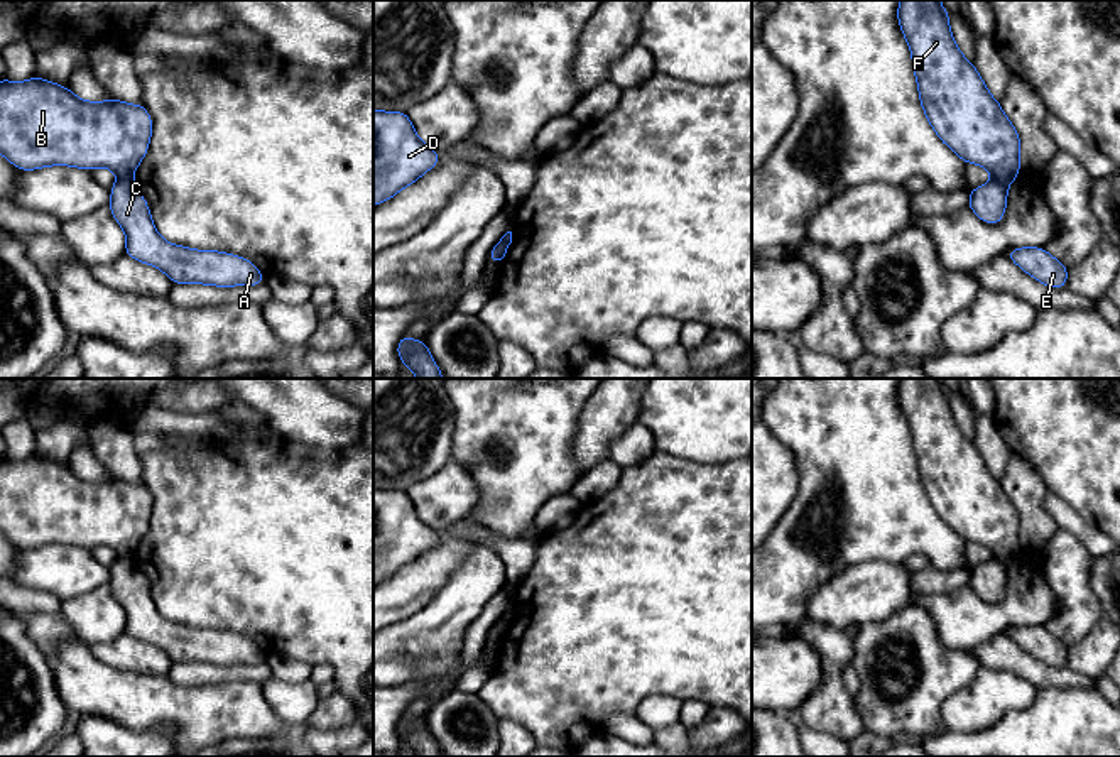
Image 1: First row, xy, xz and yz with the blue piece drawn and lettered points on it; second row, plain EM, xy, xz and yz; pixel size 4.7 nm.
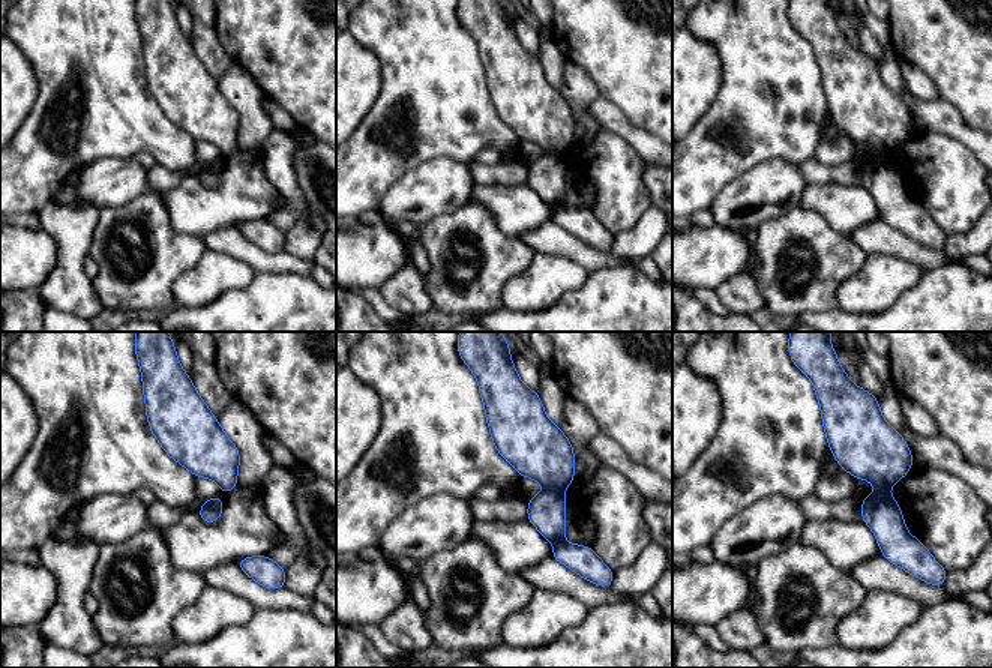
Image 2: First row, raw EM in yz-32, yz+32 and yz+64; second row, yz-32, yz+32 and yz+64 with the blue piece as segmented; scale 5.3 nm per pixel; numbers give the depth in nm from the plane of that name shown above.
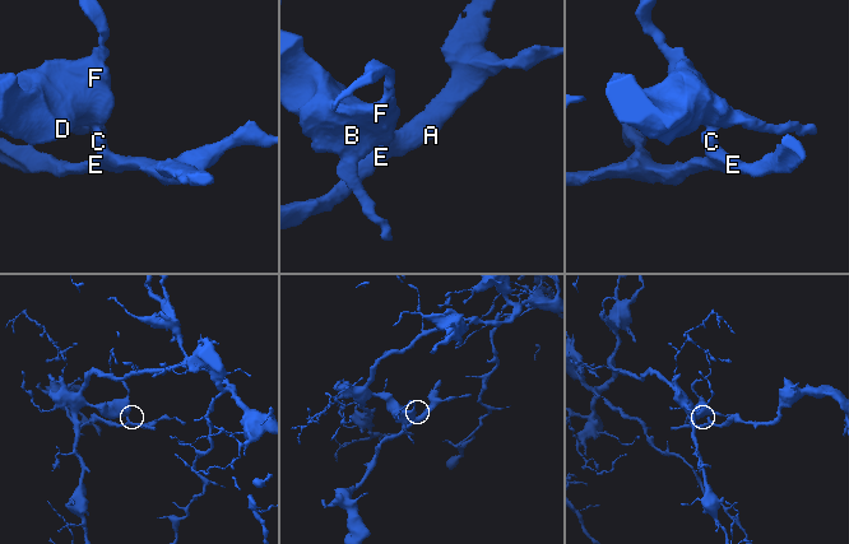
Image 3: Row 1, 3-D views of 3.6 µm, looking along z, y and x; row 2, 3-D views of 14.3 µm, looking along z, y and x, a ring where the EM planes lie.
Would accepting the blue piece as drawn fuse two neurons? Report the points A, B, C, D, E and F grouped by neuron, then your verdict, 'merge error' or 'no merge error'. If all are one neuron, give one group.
A C E / B D F; merge error

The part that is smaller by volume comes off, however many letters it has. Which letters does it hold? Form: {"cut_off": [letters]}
{"cut_off": ["A", "C", "E"]}

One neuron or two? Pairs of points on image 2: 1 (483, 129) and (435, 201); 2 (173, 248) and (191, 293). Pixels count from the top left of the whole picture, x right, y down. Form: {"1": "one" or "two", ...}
{"1": "two", "2": "two"}

